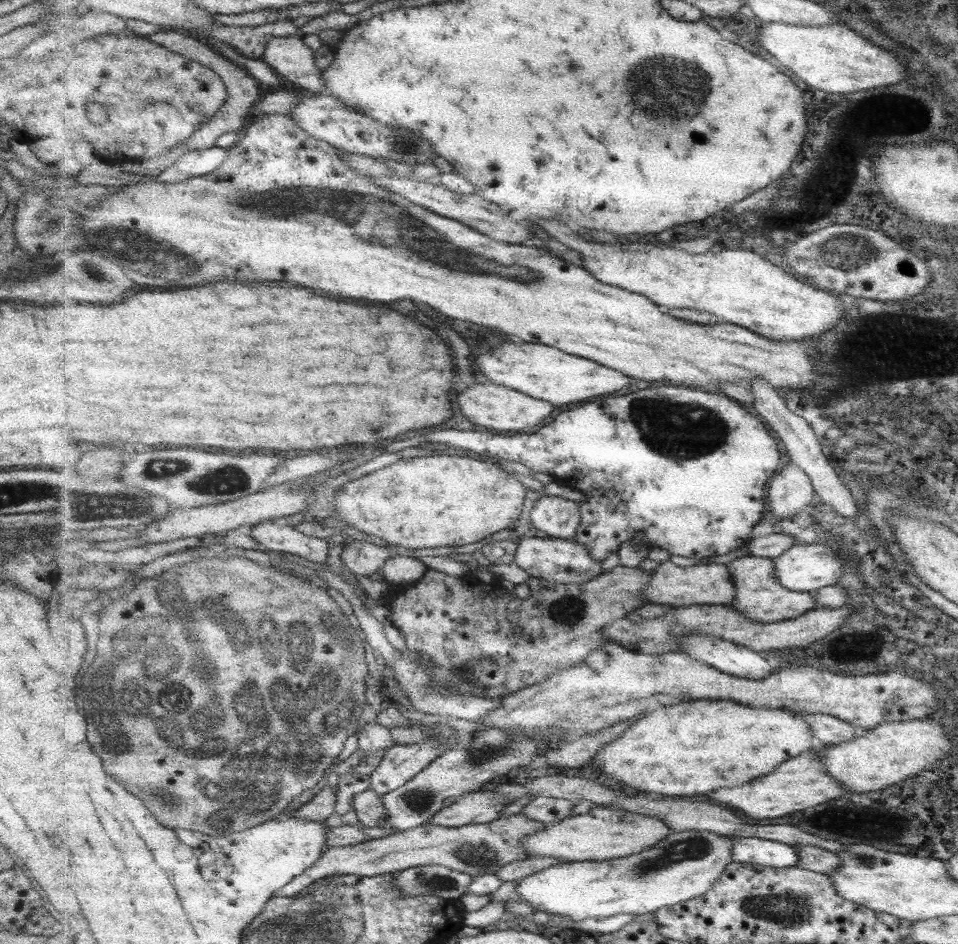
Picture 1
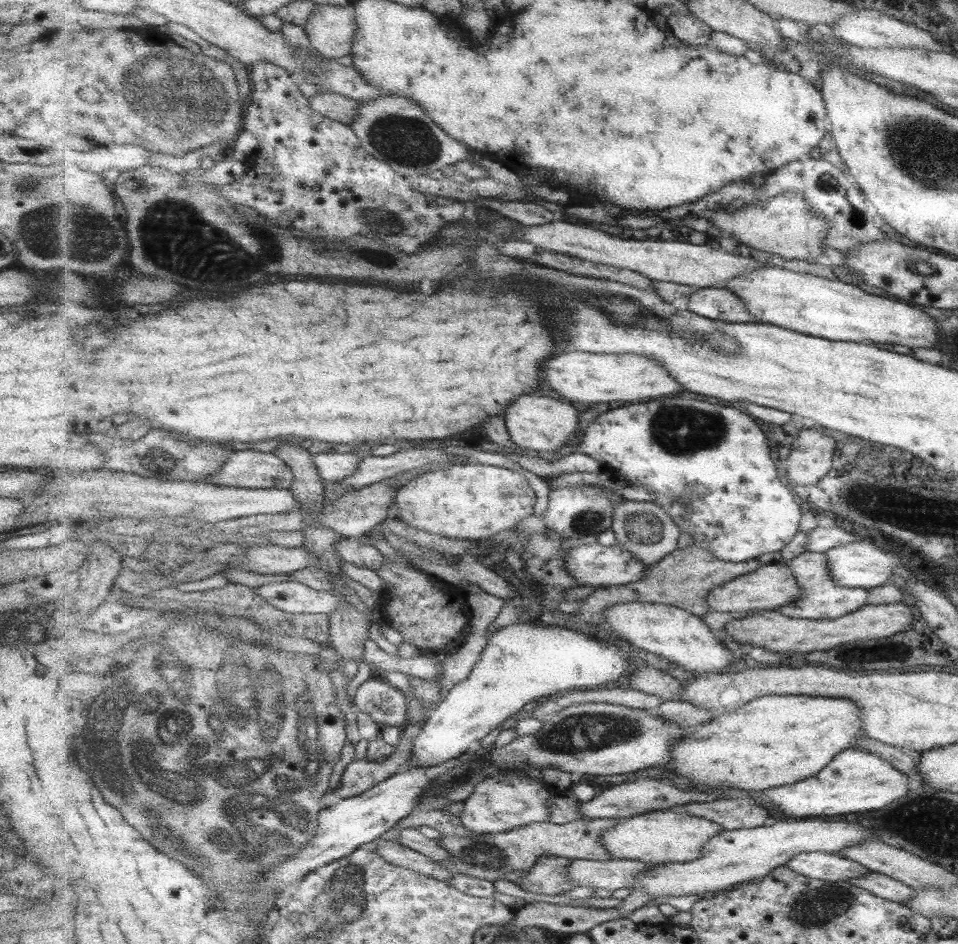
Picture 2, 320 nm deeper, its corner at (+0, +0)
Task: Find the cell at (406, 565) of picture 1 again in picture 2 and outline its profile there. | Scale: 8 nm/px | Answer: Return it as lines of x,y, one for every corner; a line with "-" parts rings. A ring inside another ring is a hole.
354,537
339,540
336,550
344,561
373,569
375,572
387,560
377,548
361,544
361,540

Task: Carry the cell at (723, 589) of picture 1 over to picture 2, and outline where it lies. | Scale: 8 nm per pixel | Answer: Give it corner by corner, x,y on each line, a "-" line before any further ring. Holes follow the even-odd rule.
780,561
763,565
749,574
715,586
708,596
708,602
713,611
735,613
755,609
779,610
782,606
795,602
800,596
802,596
802,588
791,567

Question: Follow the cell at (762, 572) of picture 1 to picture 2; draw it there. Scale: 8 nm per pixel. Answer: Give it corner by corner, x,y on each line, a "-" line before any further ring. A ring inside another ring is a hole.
805,551
794,559
783,561
783,563
791,567
797,582
802,588
802,596
798,600
779,608
779,611
791,618
808,618
812,621
841,618
872,601
872,591
861,587
841,586
835,582
828,567
826,553

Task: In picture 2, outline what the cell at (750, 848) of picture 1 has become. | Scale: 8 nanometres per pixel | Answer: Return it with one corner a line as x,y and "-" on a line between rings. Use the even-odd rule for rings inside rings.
805,851
797,854
786,866
803,876
831,882
851,881
864,872
870,871
840,854
829,854
823,851

